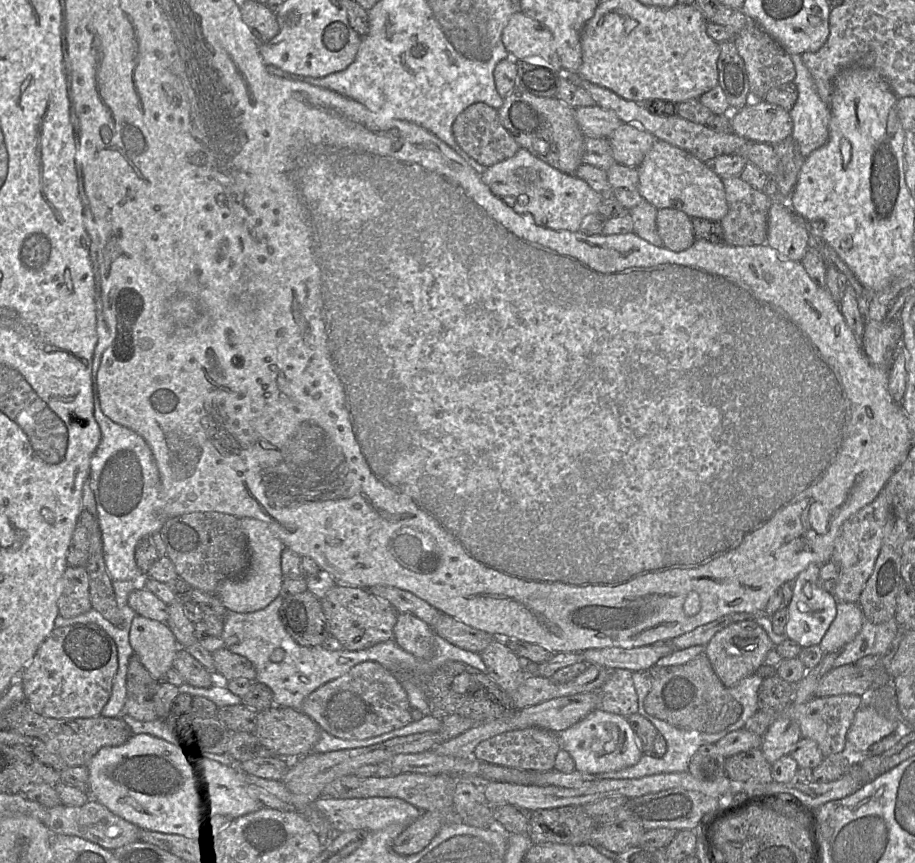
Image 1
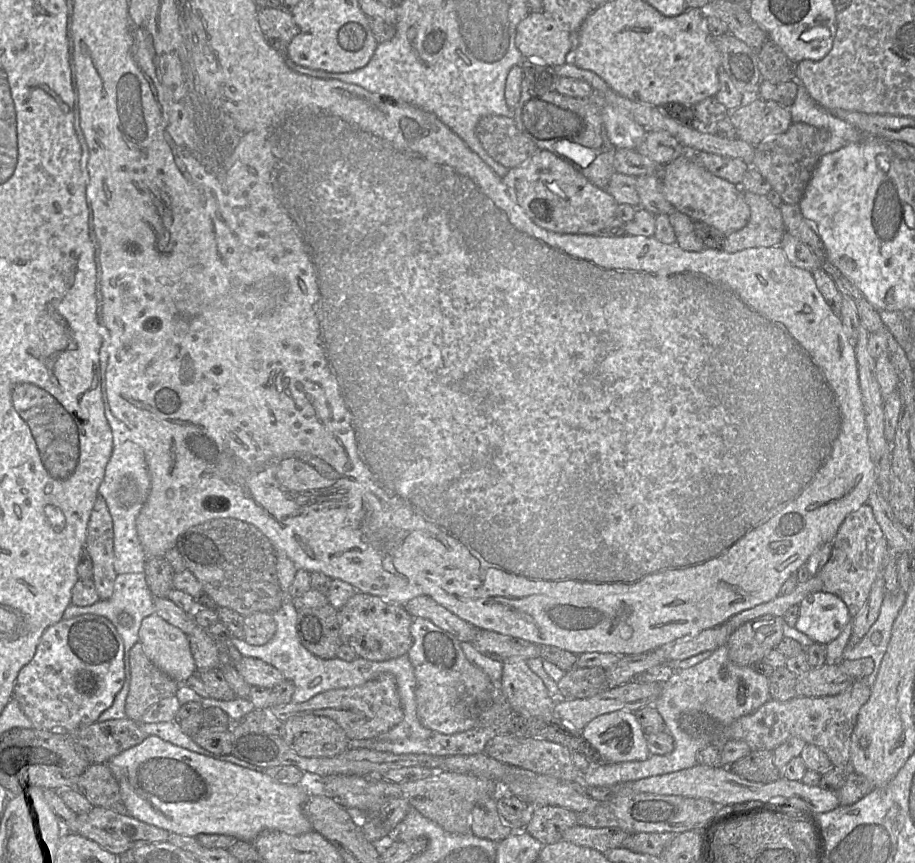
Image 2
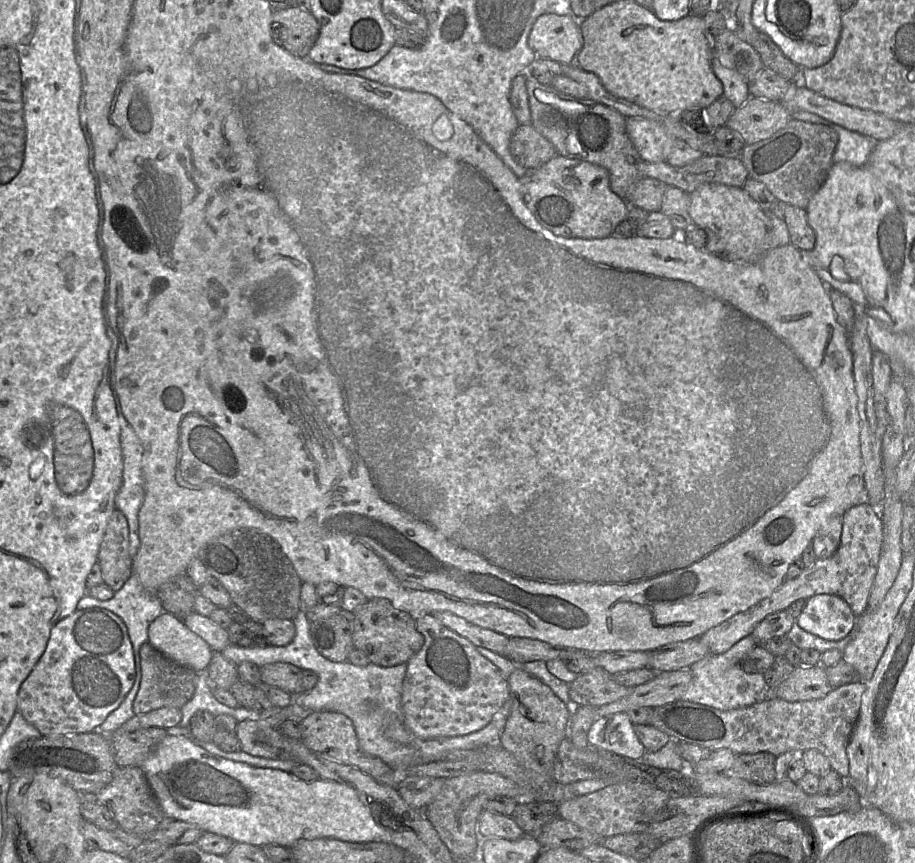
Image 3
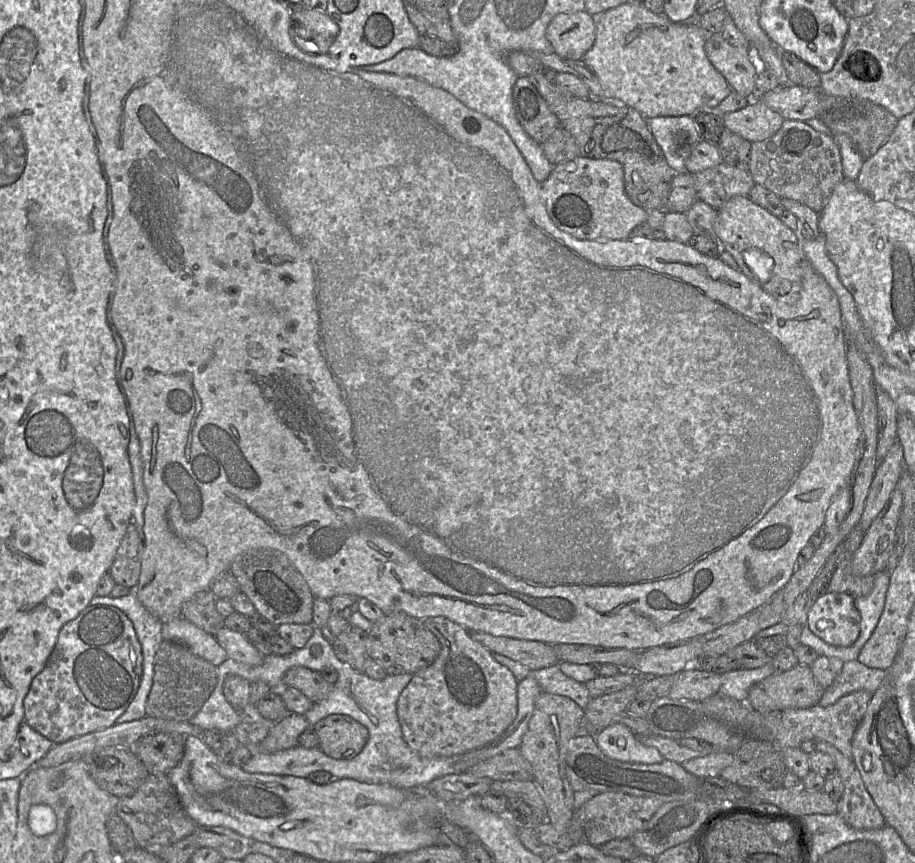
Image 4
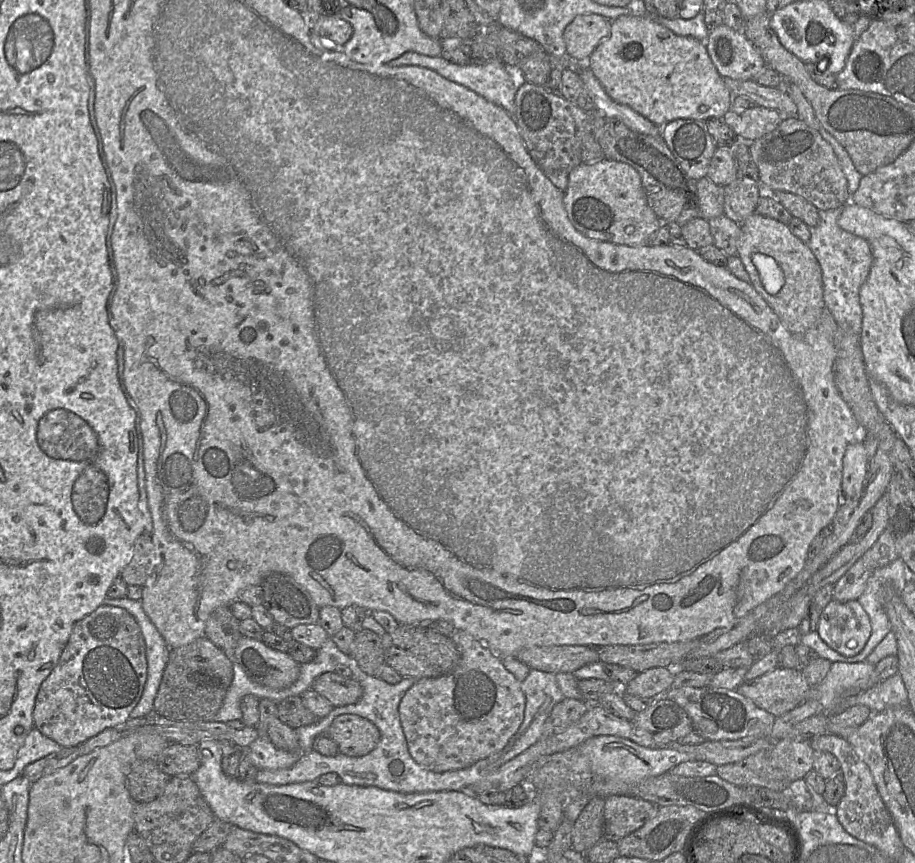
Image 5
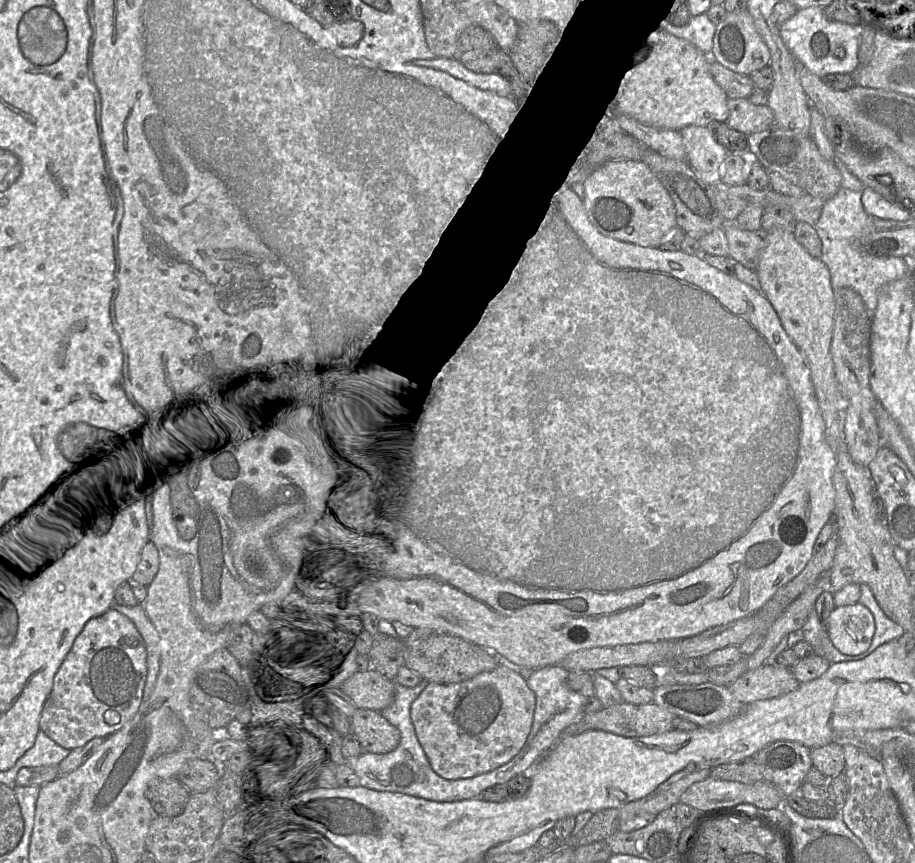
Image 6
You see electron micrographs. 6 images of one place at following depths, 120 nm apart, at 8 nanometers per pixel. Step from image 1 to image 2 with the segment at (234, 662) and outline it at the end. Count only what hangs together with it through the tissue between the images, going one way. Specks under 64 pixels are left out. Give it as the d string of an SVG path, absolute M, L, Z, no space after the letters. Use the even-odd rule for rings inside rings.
M243 657L234 667L250 686L272 689L285 681L277 668L257 658Z

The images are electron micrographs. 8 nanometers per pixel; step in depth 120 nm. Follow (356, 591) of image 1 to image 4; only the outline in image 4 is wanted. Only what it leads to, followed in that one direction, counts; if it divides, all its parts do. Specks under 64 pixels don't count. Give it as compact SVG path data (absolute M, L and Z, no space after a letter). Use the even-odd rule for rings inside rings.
M404 612L387 614L382 620L375 622L367 633L368 656L390 675L413 675L425 669L436 660L441 649L438 638L425 627L423 621Z

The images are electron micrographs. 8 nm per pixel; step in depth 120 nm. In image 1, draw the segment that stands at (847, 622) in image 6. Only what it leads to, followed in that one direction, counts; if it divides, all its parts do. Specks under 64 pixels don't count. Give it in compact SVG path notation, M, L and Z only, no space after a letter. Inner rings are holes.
M795 579L791 601L787 605L789 618L785 629L786 637L802 648L819 645L837 613L837 601L833 595L818 586L817 581L811 584L805 579Z

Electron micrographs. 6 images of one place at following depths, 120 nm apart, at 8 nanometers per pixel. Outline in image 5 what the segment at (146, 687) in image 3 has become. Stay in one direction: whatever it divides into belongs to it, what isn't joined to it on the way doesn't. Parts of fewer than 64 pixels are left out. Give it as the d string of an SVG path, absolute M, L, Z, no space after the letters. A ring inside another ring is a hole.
M210 639L195 641L171 649L157 696L153 713L172 721L209 722L221 708L233 676L233 661Z

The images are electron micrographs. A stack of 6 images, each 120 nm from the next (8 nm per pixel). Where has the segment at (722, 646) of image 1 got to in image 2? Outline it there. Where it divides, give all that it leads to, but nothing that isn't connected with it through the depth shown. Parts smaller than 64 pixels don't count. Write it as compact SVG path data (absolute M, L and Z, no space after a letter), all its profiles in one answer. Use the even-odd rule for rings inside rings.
M763 616L735 629L726 647L729 659L737 666L751 666L775 649L784 638L782 616Z

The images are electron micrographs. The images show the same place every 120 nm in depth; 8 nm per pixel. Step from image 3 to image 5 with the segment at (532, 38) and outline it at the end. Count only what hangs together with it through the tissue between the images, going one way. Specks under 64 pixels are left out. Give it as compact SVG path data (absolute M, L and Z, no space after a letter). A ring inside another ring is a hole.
M597 14L578 15L567 25L563 38L566 53L576 62L585 62L608 37L612 21Z

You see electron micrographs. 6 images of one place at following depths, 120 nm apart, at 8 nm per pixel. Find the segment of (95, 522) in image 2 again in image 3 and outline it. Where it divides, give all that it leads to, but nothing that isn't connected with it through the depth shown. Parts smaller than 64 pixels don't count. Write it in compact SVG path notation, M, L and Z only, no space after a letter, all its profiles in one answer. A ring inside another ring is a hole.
M117 509L112 513L100 544L98 563L103 581L118 591L133 573L133 557L129 553L129 526Z

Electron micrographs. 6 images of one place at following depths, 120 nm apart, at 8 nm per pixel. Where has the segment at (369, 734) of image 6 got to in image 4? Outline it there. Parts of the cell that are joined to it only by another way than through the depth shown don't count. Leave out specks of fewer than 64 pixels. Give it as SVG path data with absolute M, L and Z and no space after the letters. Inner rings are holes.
M329 715L318 721L312 729L318 736L318 748L337 760L355 758L369 739L368 729L347 715Z

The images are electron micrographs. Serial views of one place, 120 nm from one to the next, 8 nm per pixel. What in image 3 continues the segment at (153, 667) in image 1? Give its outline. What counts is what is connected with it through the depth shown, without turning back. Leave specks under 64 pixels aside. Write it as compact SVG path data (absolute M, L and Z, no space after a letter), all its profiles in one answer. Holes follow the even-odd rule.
M163 612L148 628L148 643L174 662L201 674L208 668L214 651L175 615Z

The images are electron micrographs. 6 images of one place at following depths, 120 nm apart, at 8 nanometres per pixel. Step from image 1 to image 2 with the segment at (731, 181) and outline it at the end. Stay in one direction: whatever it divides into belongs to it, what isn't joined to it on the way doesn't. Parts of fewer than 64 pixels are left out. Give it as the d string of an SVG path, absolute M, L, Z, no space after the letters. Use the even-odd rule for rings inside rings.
M744 191L750 208L748 223L740 230L723 237L721 249L728 253L754 247L779 246L786 233L780 209L766 196Z

